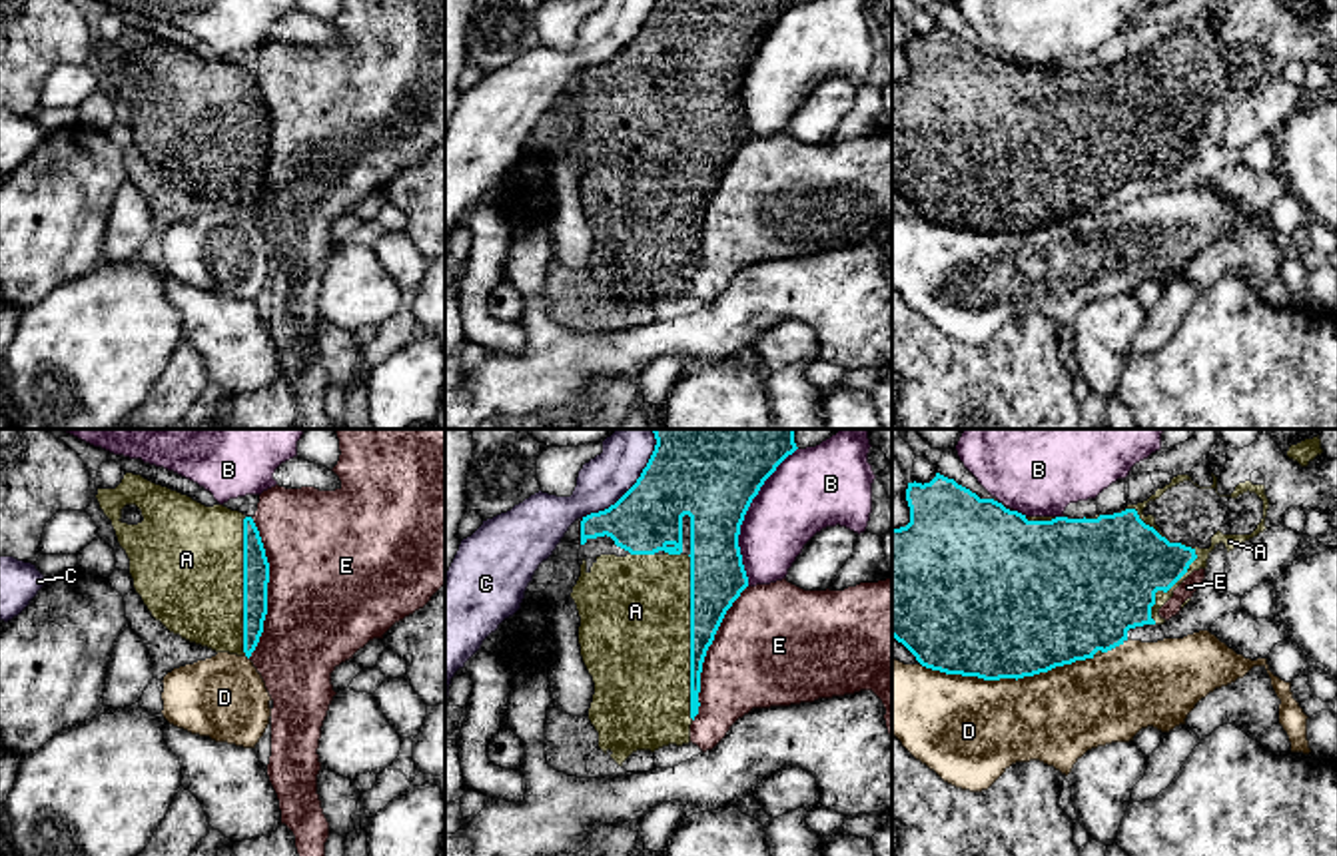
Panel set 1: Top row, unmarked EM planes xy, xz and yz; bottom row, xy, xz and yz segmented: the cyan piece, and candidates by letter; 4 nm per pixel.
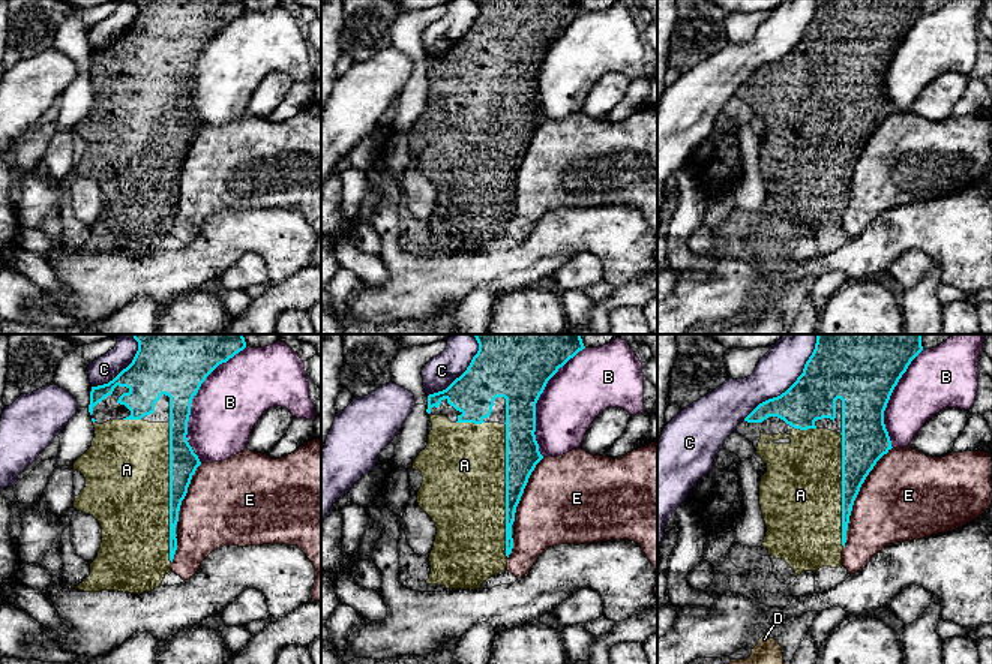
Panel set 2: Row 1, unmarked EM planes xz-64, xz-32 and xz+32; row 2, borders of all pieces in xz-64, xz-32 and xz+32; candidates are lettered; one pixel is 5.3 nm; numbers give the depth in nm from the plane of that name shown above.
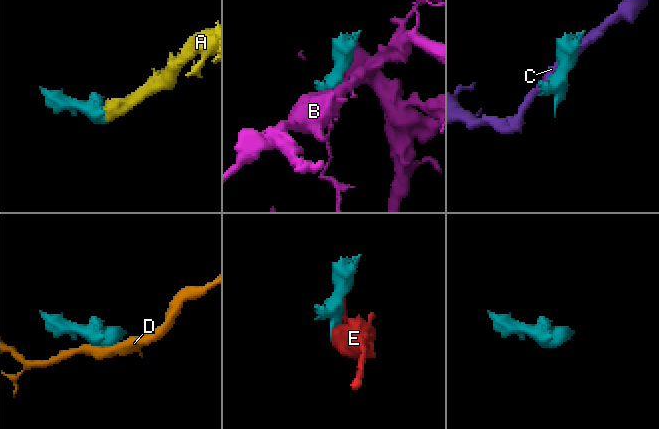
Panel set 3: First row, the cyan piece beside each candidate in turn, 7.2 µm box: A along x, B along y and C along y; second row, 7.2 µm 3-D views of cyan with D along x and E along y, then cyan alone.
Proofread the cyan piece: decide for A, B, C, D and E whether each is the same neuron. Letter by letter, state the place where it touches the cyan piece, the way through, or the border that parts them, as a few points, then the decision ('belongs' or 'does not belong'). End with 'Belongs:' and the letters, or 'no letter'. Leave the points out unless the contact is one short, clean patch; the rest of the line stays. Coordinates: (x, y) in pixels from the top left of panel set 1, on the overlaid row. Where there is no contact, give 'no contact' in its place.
A: contact xz (691, 637); belongs
B: contact xz (743, 517); does not belong
C: contact xz (635, 483); does not belong
D: contact yz (1006, 677); does not belong
E: contact xy (266, 589); does not belong
Belongs: A

